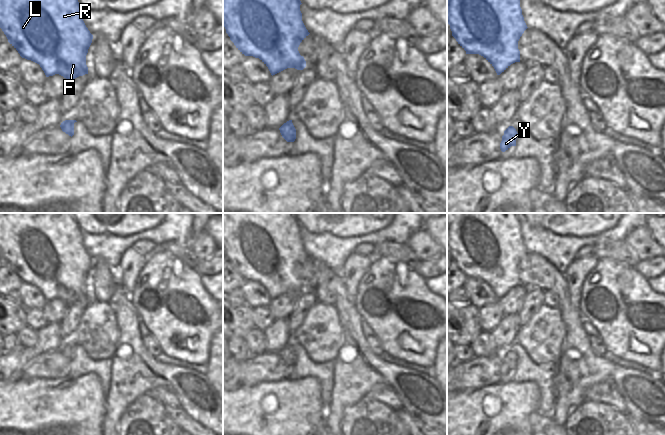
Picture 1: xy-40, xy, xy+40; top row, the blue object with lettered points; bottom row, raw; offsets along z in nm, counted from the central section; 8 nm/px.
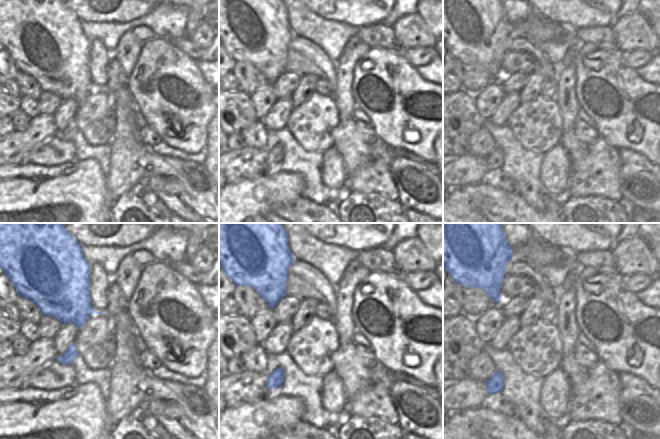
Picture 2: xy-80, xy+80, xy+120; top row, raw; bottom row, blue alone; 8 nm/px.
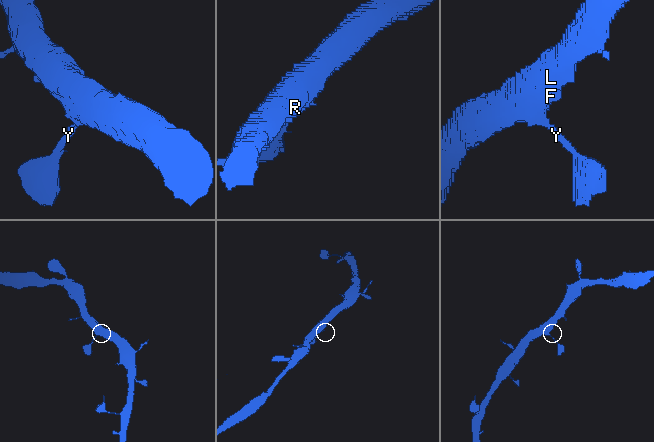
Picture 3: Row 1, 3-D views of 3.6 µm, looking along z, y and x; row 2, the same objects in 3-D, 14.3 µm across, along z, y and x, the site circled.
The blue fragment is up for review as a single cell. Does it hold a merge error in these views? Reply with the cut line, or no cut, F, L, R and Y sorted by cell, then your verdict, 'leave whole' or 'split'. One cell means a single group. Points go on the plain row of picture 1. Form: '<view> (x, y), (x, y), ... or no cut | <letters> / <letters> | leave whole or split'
no cut | F L R Y | leave whole

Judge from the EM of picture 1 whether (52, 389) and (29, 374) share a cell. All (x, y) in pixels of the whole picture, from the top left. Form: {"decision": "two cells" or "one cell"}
{"decision": "two cells"}

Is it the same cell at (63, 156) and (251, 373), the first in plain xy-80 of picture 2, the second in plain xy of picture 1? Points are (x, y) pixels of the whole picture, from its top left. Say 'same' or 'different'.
same

